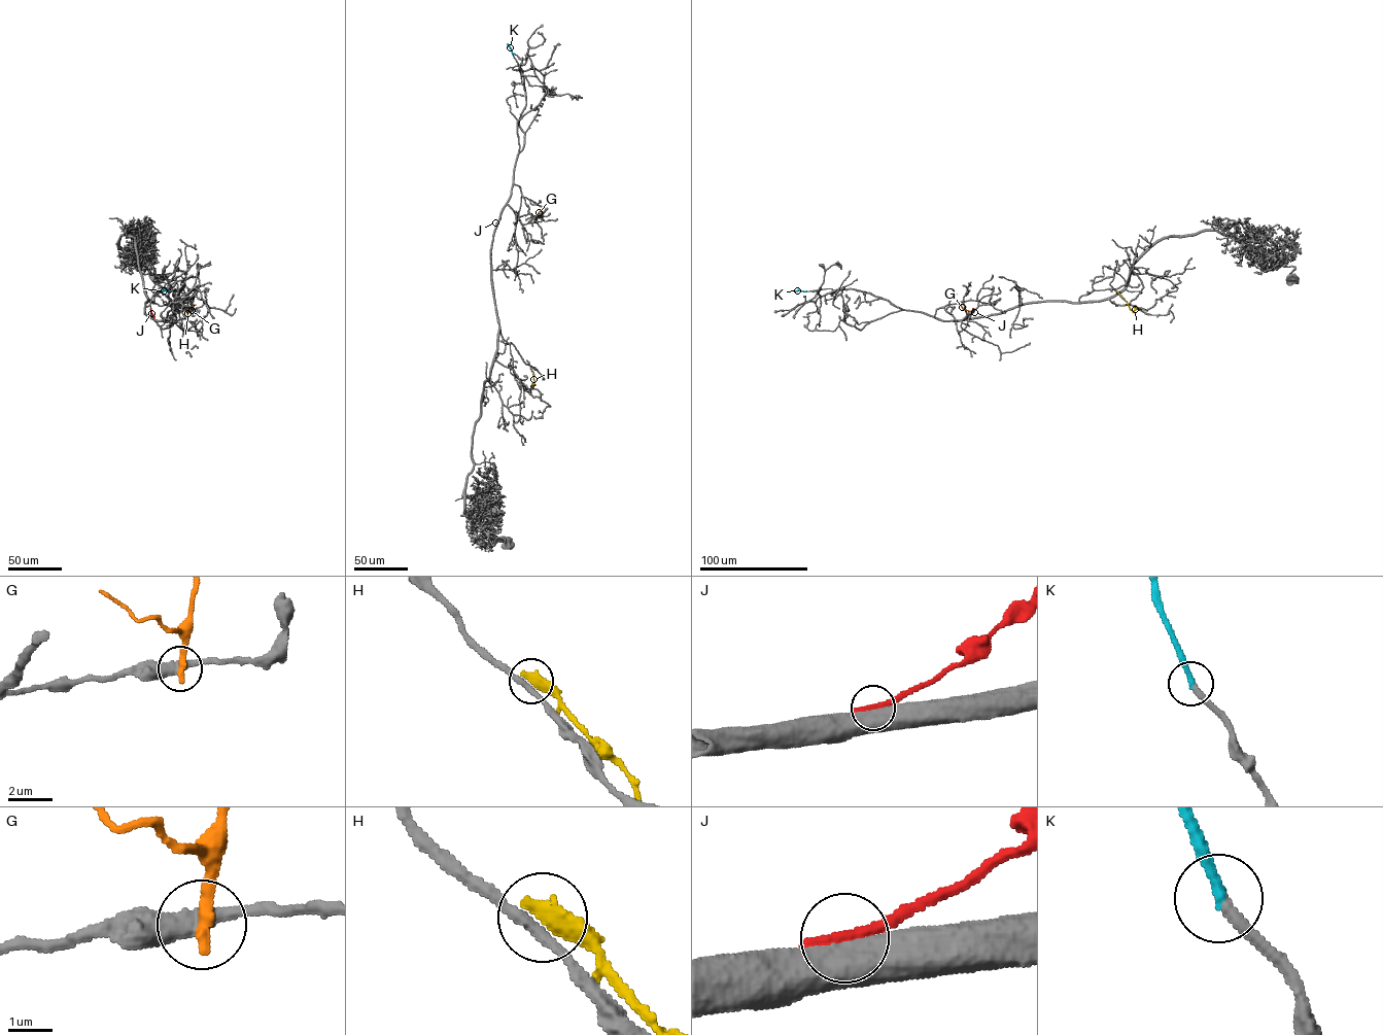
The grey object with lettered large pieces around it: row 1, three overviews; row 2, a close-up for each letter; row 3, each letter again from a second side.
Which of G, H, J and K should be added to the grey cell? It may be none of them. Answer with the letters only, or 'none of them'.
K

